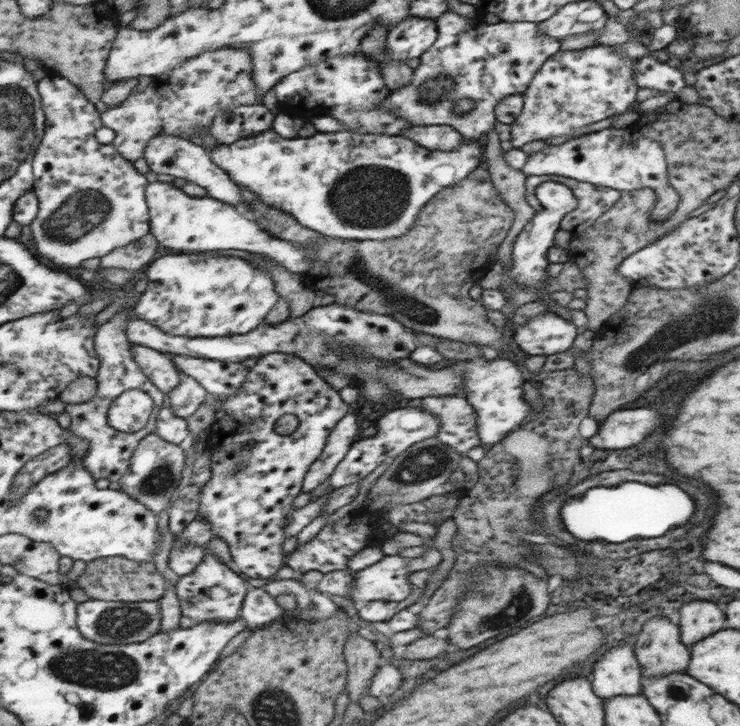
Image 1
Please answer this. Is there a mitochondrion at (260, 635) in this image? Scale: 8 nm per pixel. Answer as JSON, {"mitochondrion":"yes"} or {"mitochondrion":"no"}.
{"mitochondrion":"no"}

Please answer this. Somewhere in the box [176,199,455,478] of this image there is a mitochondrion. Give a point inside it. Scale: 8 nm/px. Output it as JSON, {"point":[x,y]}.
{"point":[394,297]}

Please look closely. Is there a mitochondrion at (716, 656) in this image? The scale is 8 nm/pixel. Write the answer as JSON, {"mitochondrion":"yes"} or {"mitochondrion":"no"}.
{"mitochondrion":"no"}

